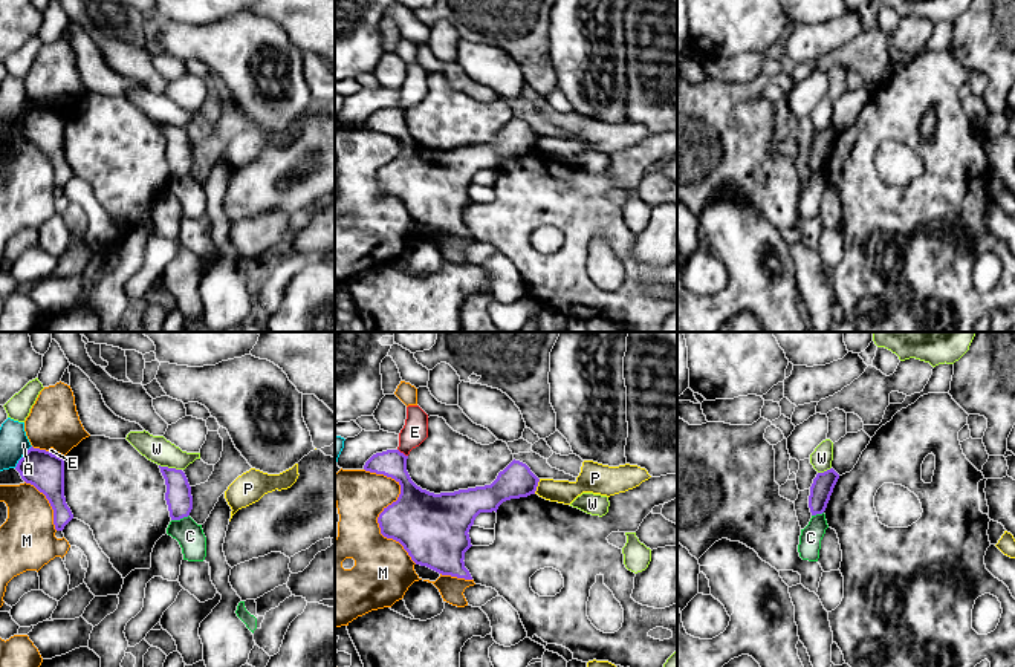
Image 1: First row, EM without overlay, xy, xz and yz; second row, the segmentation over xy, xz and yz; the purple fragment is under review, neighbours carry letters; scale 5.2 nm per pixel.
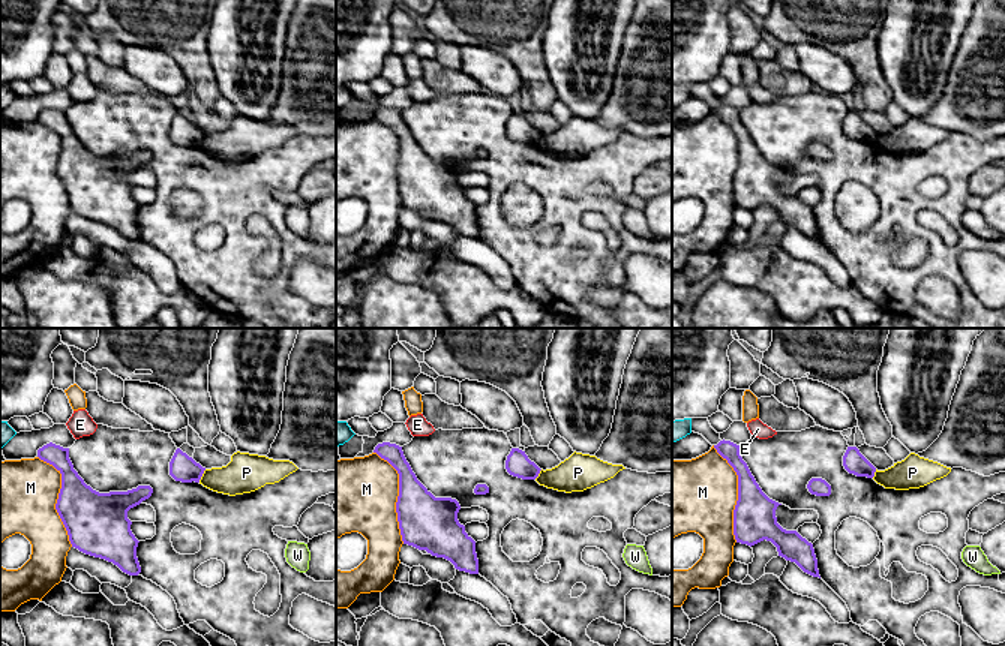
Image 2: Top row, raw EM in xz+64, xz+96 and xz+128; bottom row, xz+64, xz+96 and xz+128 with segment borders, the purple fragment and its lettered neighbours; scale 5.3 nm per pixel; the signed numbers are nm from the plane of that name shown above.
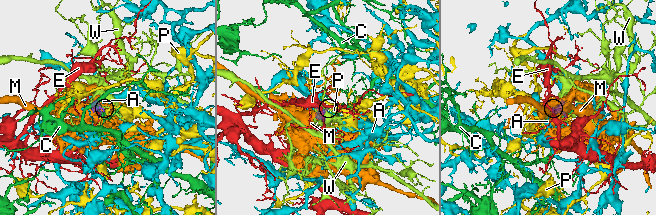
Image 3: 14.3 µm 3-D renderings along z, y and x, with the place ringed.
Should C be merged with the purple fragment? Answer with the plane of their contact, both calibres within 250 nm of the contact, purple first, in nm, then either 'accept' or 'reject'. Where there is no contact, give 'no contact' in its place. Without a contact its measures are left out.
xy | 140/140 nm | reject

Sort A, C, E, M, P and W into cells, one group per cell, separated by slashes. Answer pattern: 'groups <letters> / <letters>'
groups A / C / E / M / P / W

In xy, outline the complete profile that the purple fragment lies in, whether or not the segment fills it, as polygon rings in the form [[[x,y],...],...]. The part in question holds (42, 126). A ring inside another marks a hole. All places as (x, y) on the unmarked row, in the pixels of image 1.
[[[31,104],[18,118],[15,127],[26,141],[46,153],[54,167],[57,188],[73,176],[64,155],[64,116],[50,109]]]

